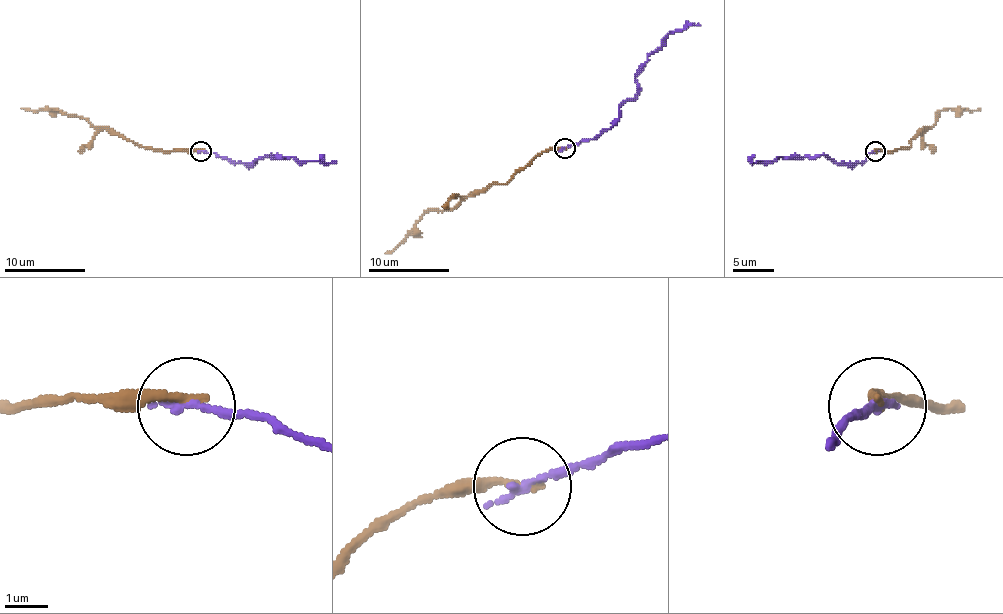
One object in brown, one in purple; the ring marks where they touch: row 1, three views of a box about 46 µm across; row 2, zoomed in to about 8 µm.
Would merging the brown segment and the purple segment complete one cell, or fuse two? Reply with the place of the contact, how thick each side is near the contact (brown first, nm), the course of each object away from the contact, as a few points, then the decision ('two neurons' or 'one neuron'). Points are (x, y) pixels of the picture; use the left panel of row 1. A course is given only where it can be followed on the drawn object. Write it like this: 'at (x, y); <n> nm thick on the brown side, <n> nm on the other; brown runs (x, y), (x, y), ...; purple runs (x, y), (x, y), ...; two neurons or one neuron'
at (200, 151); 220 nm thick on the brown side, 200 nm on the other; brown runs (200, 151), (145, 149), (94, 128), (84, 118), (64, 114), (60, 110), (21, 108); purple runs (200, 151), (243, 163), (255, 163), (271, 155), (293, 157), (304, 163), (336, 161); two neurons

